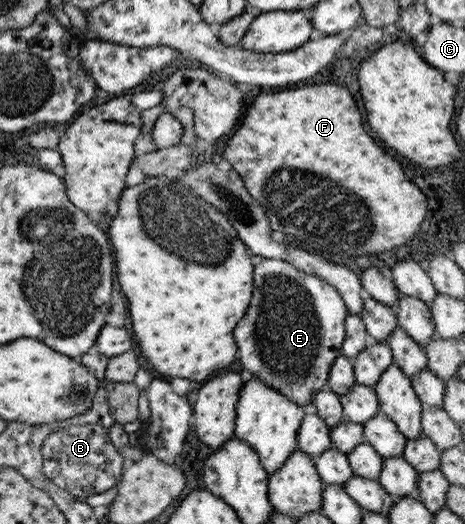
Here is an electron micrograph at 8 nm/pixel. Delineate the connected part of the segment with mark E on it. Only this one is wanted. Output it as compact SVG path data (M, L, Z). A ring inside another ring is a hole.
M262 258L252 271L252 294L246 309L246 319L238 321L234 329L234 339L238 347L238 361L244 372L260 379L264 385L276 389L280 395L288 397L296 405L310 410L312 395L325 388L331 363L341 353L340 345L344 339L344 323L347 315L342 299L336 289L326 281L302 273L296 267L280 259Z

